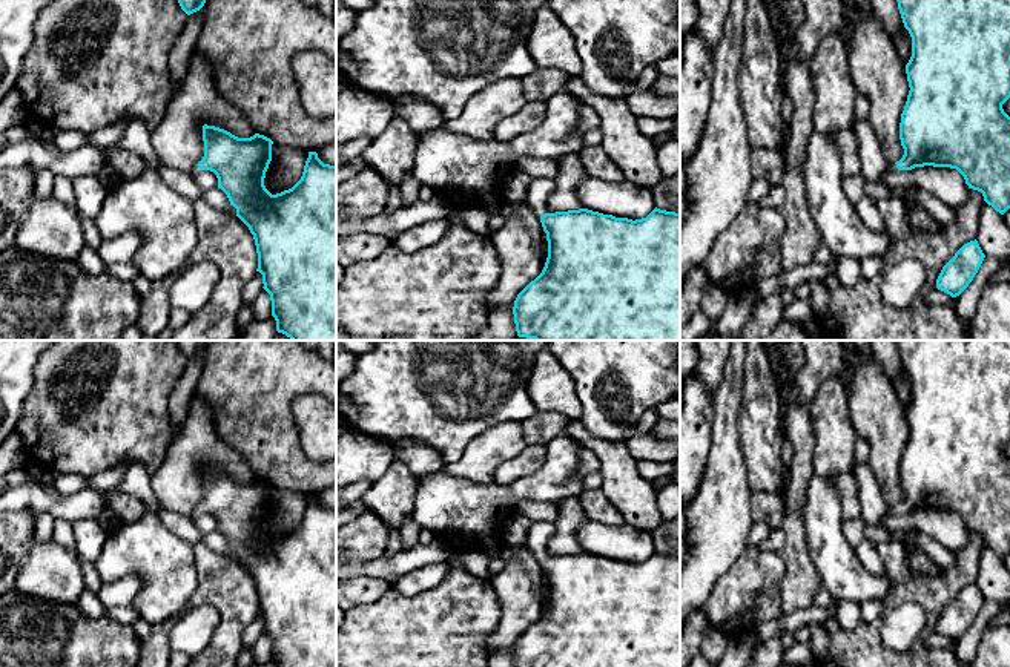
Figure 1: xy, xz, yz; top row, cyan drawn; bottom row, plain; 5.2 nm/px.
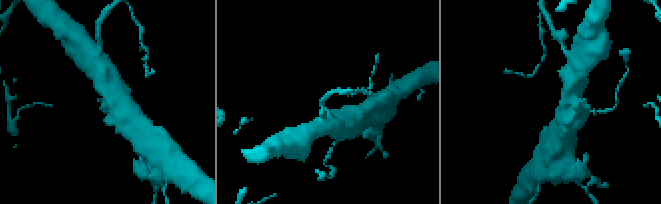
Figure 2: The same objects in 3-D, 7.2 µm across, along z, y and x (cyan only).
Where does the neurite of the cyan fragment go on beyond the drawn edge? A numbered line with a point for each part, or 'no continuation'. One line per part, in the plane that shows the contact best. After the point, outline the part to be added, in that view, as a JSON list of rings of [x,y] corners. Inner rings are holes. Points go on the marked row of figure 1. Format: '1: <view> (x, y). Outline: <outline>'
1: yz (874, 164). Outline: [[[867,120],[855,121],[850,129],[857,136],[861,175],[869,182],[870,189],[883,182],[886,172],[898,172],[896,164],[890,164],[884,158],[878,138]]]

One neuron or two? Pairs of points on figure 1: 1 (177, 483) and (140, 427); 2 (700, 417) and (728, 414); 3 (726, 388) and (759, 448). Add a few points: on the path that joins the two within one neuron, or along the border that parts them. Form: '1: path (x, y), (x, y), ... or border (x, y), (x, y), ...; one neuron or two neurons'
1: border (171, 439), (161, 463), (151, 476); two neurons
2: border (714, 396), (712, 434), (708, 451); two neurons
3: border (745, 376), (739, 417), (740, 446); two neurons

